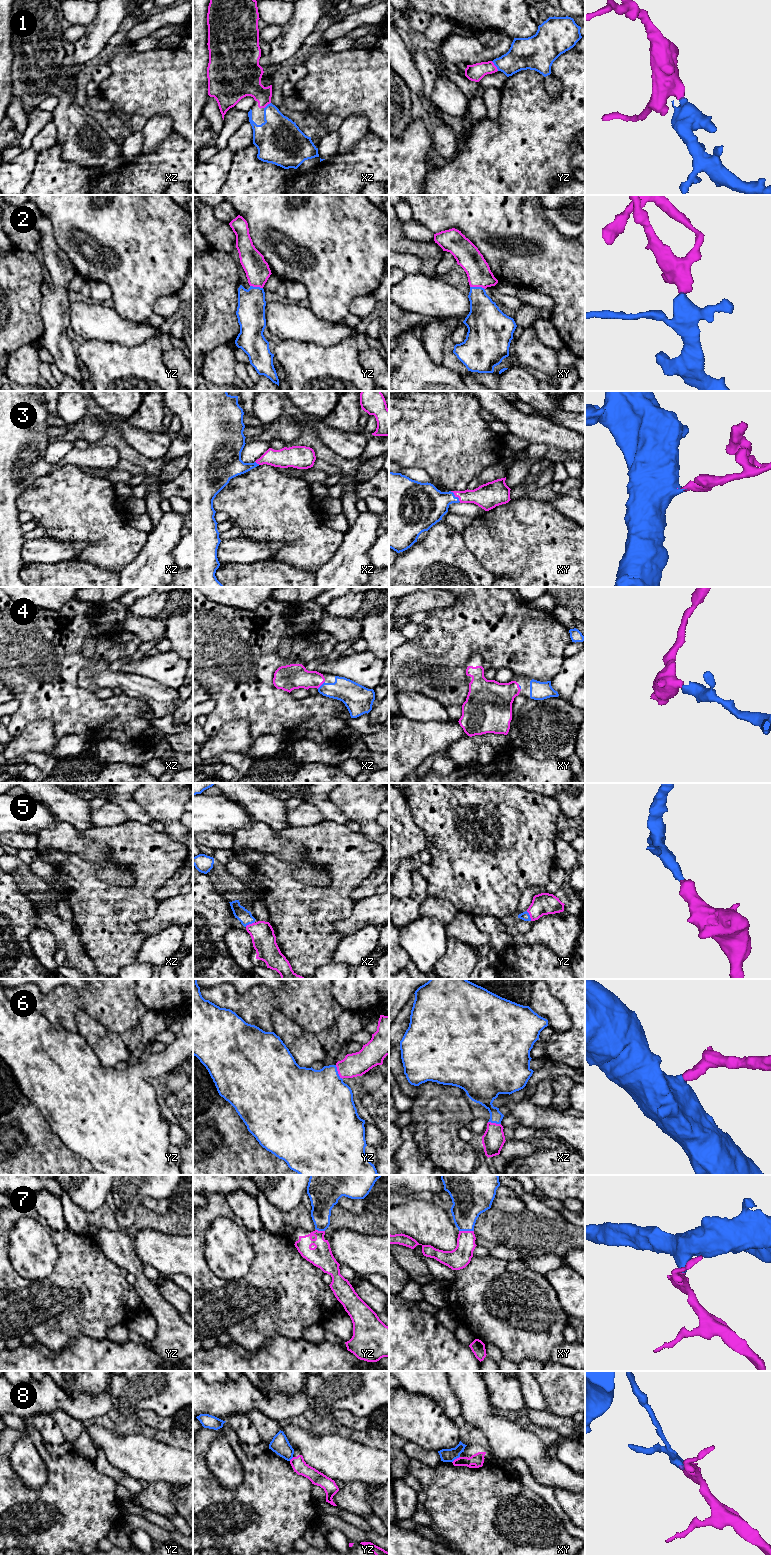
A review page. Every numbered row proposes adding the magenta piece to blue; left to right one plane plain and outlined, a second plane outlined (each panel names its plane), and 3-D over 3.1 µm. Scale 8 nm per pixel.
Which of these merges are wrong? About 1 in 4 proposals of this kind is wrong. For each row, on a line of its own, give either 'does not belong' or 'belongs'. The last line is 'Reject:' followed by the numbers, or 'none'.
1: belongs
2: belongs
3: belongs
4: belongs
5: belongs
6: belongs
7: belongs
8: does not belong
Reject: 8

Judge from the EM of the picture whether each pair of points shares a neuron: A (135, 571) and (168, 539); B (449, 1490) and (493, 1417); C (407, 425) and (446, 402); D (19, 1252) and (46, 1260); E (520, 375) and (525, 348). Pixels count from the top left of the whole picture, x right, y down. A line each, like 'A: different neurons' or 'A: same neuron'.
A: same neuron
B: different neurons
C: same neuron
D: same neuron
E: different neurons

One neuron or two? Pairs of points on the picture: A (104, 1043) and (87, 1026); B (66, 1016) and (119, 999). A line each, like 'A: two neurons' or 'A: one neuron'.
A: one neuron
B: one neuron

